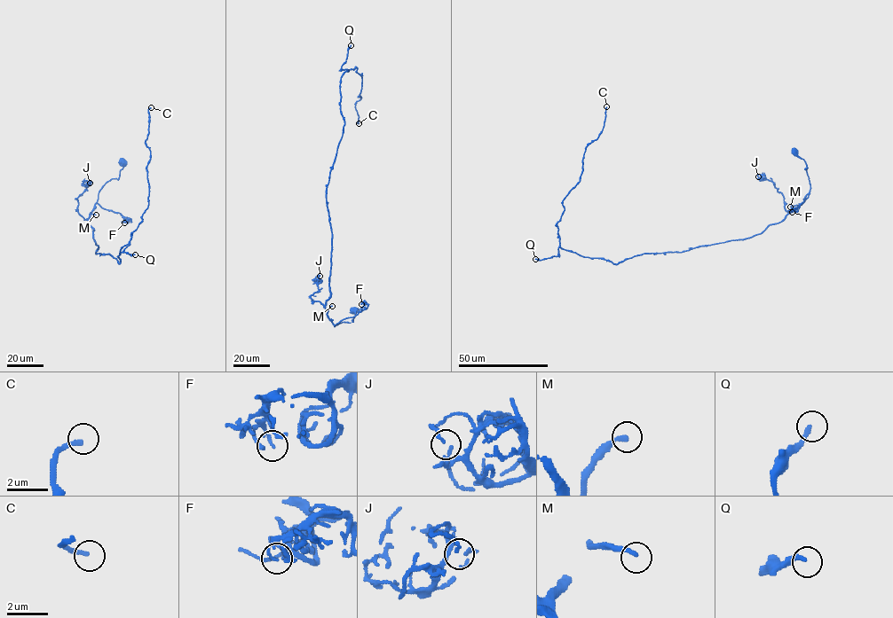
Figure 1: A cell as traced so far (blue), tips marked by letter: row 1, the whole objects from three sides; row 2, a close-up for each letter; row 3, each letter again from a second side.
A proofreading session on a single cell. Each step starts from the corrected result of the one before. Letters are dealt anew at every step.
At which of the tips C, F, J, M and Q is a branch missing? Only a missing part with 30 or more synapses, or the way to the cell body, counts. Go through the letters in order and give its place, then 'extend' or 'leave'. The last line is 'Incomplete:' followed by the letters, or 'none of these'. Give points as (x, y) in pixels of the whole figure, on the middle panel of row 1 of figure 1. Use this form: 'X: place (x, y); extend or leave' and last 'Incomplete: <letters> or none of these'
C: place (359, 123); extend
F: place (361, 304); leave
J: place (320, 276); leave
M: place (332, 306); leave
Q: place (351, 45); extend
Incomplete: C, Q

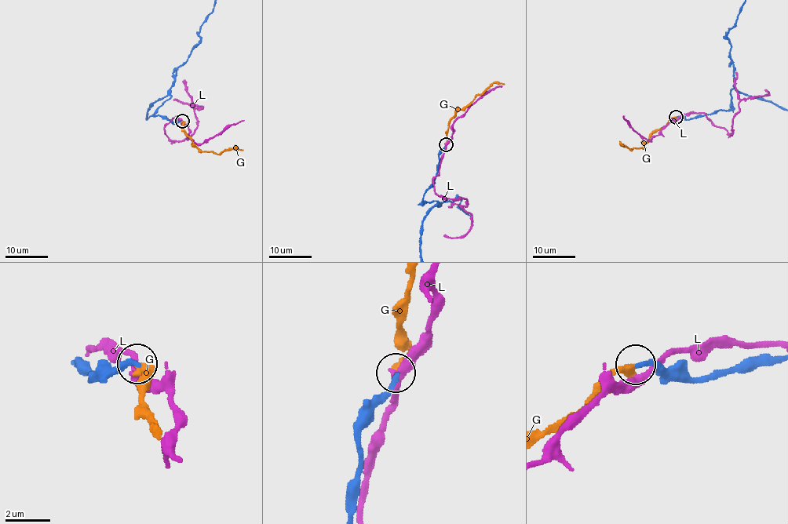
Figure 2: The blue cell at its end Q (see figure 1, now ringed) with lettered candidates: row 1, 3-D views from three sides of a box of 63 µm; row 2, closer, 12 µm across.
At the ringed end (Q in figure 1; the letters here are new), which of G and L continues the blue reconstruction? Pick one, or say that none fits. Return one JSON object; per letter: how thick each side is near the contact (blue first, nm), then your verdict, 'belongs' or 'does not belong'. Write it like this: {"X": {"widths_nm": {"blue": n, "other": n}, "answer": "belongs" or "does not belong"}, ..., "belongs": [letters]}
{"G": {"widths_nm": {"blue": 240, "other": 340}, "answer": "belongs"}, "L": {"widths_nm": {"blue": 380, "other": 280}, "answer": "does not belong"}, "belongs": ["G"]}

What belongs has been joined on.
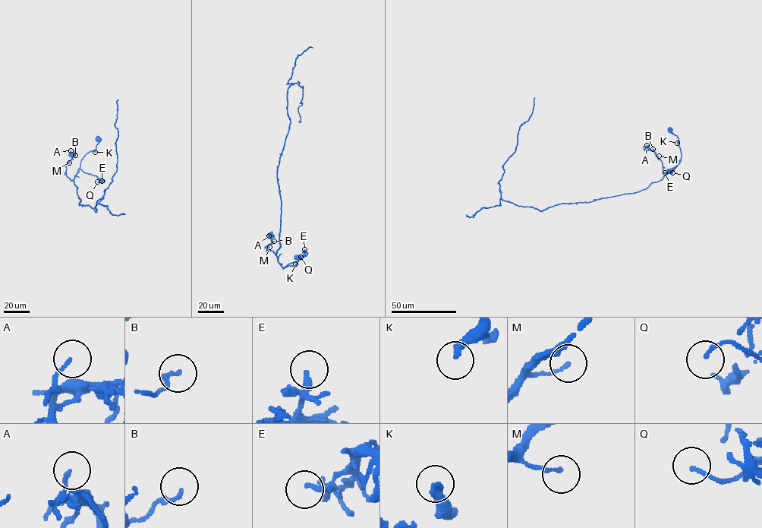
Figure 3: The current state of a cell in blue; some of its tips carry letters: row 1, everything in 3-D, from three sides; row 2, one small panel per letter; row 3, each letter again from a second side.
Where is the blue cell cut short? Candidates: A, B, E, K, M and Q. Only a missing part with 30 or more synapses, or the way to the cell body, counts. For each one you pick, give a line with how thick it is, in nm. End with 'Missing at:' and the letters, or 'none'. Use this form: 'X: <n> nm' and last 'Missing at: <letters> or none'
Missing at: none

